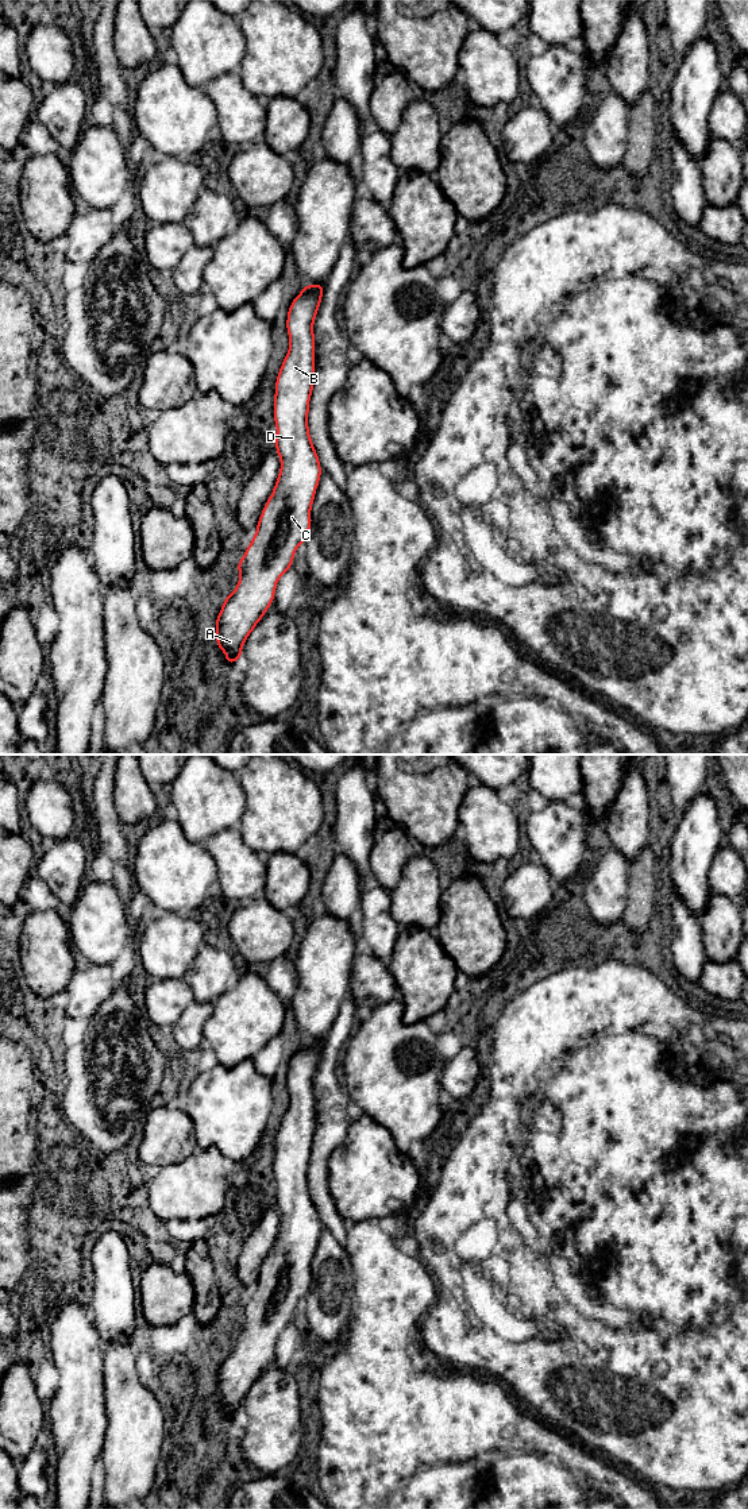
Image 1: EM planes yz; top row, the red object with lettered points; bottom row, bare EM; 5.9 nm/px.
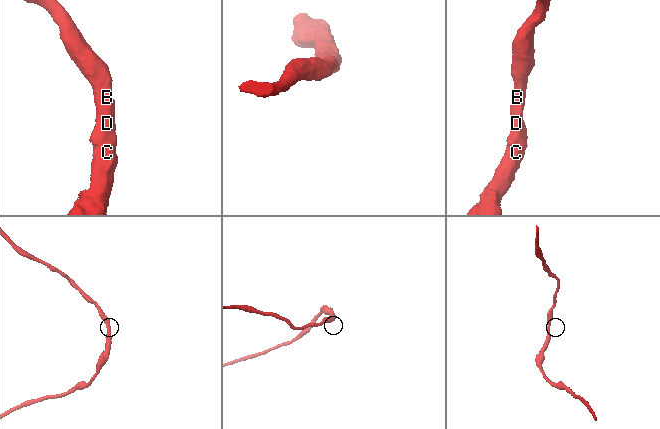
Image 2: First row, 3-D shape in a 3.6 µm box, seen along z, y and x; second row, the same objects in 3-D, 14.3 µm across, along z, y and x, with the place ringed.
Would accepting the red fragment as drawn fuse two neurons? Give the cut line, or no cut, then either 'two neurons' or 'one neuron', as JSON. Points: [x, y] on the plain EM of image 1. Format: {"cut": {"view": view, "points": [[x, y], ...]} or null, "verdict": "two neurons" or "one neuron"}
{"cut": null, "verdict": "one neuron"}

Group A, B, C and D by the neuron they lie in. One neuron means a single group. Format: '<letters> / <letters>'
A B C D

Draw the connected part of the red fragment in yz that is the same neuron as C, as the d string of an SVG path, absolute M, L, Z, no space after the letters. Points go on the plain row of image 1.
M324 1039L305 1041L288 1068L286 1084L290 1101L275 1136L274 1151L275 1205L281 1215L281 1227L262 1266L255 1292L236 1321L242 1334L235 1347L231 1351L227 1350L216 1374L217 1404L225 1409L228 1421L242 1415L246 1394L273 1359L278 1335L293 1323L294 1308L309 1290L311 1263L321 1231L319 1212L309 1192L308 1168L315 1136L313 1077L323 1054L323 1046Z

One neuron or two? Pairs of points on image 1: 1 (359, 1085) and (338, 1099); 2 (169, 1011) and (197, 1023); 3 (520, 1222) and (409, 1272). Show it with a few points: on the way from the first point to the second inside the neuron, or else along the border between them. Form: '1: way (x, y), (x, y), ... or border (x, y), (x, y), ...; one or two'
1: border (344, 1084), (351, 1100); two
2: way (176, 1017), (178, 1019), (191, 1019); one
3: border (417, 1257), (431, 1270); two

